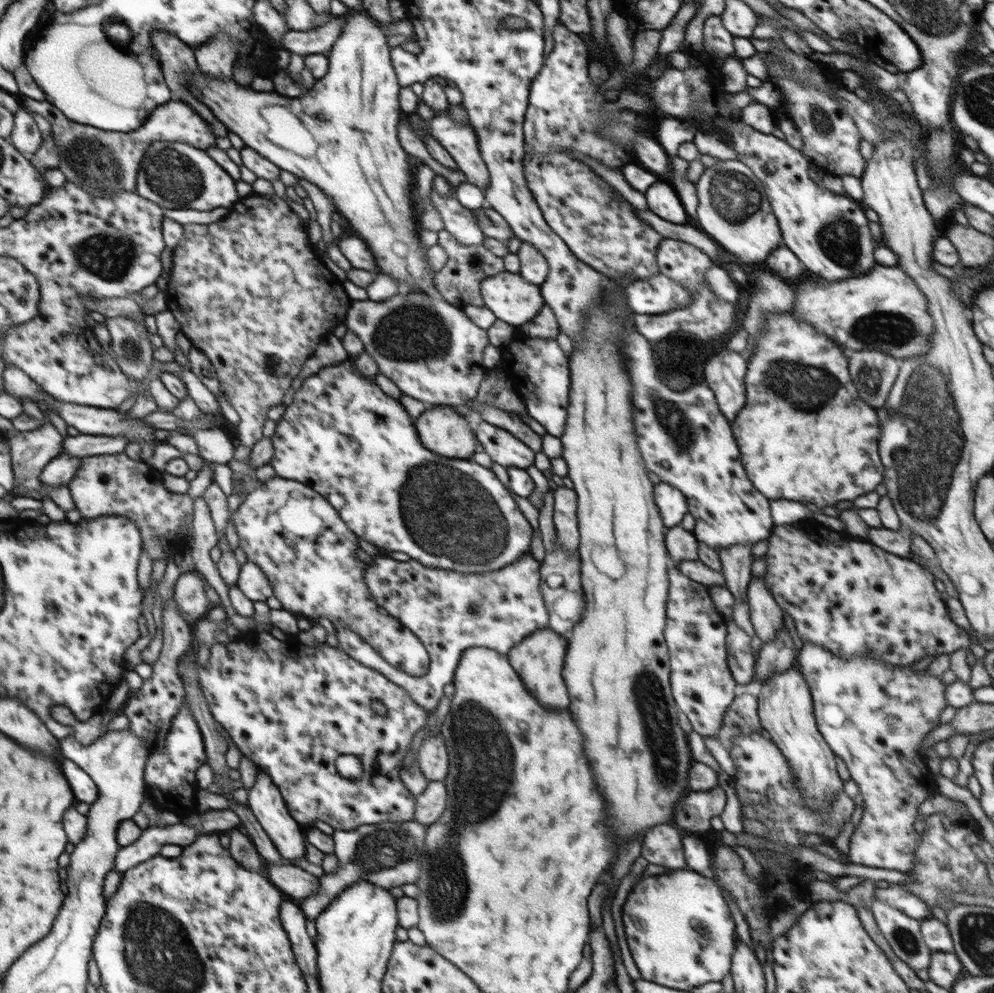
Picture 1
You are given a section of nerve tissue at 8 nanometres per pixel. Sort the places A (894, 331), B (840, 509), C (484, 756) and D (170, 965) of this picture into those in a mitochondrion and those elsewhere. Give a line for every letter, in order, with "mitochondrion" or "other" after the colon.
A: mitochondrion
B: other
C: mitochondrion
D: mitochondrion

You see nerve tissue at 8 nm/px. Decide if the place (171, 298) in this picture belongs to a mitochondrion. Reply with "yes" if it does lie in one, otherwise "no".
no

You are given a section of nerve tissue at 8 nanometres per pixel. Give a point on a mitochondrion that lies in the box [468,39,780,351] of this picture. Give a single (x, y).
(735, 197)

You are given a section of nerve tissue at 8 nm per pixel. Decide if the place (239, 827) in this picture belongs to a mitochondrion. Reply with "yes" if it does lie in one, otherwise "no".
no

